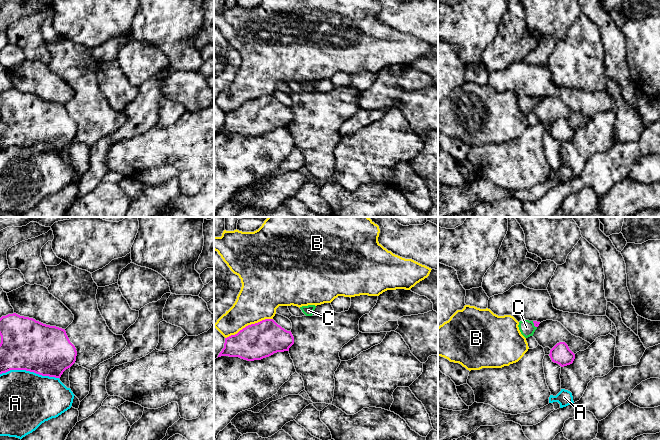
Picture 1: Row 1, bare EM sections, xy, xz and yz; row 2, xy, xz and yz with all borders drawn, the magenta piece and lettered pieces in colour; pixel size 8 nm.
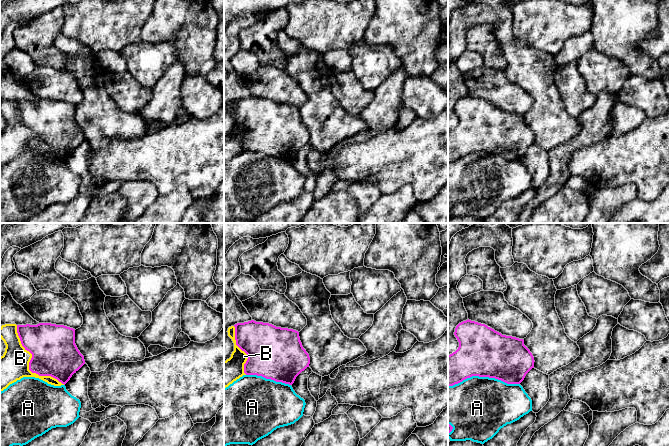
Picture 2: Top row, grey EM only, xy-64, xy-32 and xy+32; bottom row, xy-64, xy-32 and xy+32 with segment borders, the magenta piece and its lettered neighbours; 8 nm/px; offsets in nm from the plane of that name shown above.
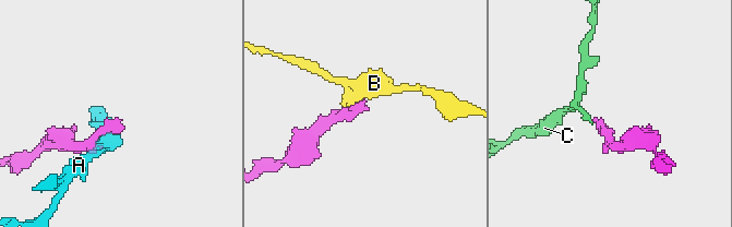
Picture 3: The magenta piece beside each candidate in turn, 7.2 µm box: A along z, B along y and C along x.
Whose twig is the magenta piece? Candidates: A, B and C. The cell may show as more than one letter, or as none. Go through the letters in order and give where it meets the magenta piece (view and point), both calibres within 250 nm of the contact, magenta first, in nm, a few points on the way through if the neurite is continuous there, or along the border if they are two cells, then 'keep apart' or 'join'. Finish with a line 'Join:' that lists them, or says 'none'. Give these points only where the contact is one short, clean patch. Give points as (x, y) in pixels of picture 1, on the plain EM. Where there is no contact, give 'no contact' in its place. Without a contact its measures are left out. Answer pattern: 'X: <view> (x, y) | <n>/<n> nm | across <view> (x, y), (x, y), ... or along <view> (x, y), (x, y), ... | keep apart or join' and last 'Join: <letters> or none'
A: xy (29, 146) | 420/440 nm | keep apart
B: xz (248, 101) | 280/320 nm | keep apart
C: yz (534, 100) | 50/120 nm | across yz (536, 100), (534, 100), (526, 103) | join
Join: C

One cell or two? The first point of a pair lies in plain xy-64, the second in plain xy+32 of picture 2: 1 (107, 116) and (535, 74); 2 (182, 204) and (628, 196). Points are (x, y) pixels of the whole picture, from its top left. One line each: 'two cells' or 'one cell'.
1: one cell
2: one cell

